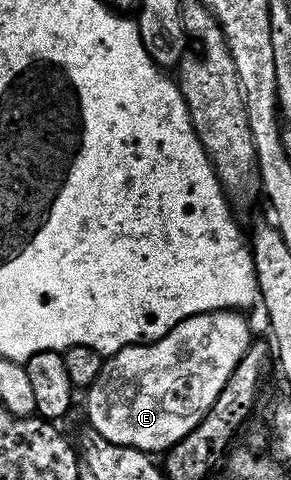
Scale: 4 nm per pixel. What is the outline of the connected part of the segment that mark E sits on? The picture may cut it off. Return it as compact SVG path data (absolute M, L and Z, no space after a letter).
M236 310L194 314L178 322L178 326L171 328L162 338L146 344L131 344L107 357L98 378L86 390L87 423L95 432L102 434L102 438L118 446L130 446L149 454L167 453L202 422L210 406L214 406L218 394L222 394L226 378L234 374L234 366L242 362L242 354L246 354L252 345L254 333L240 316L243 315Z

